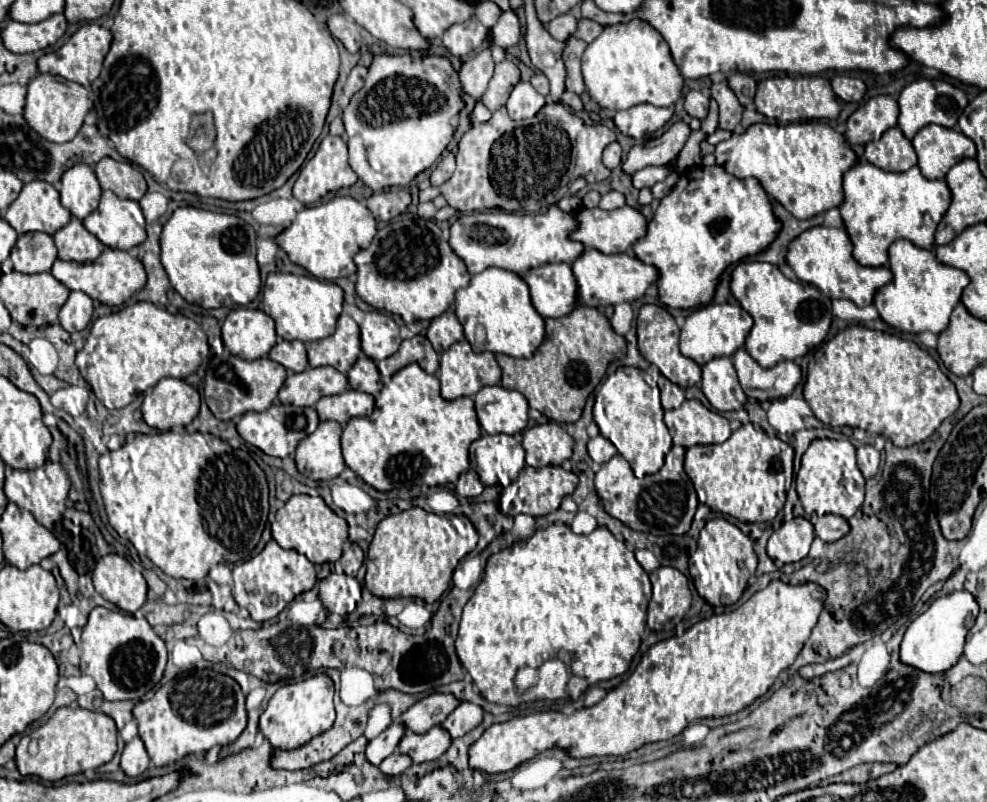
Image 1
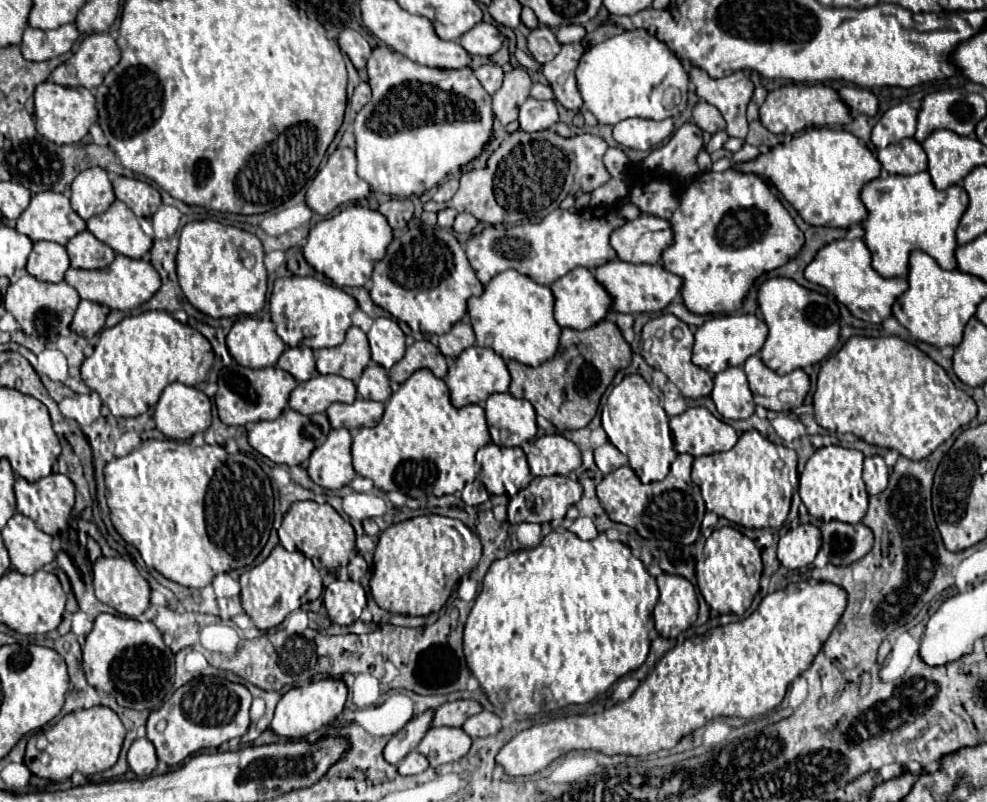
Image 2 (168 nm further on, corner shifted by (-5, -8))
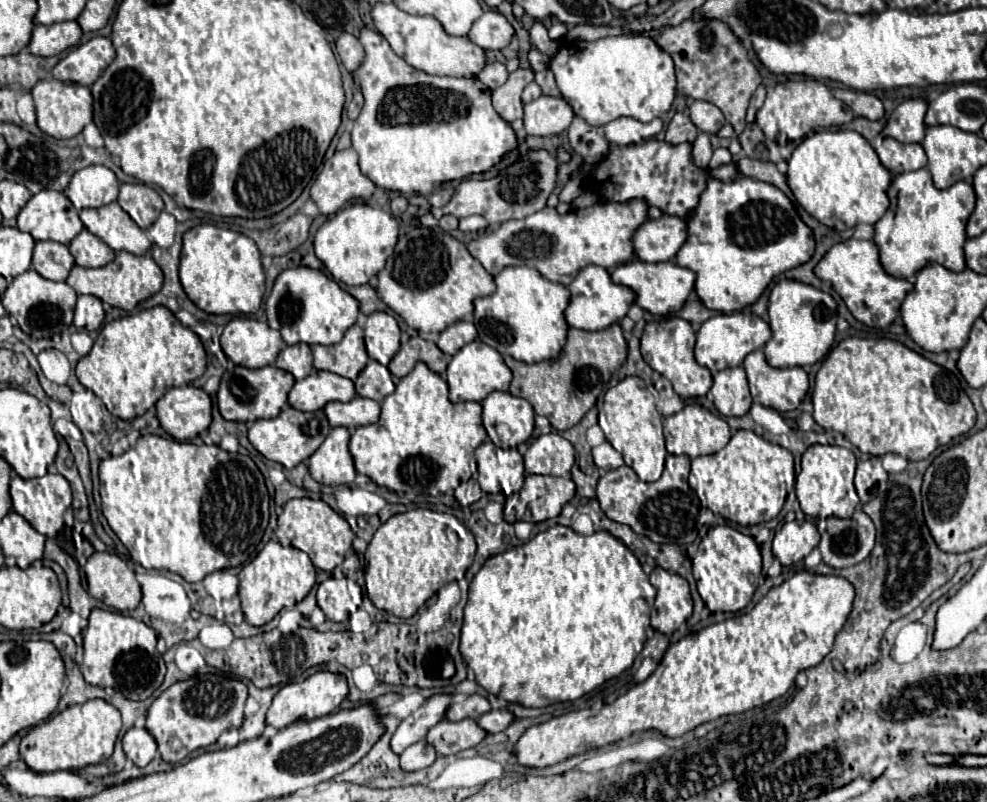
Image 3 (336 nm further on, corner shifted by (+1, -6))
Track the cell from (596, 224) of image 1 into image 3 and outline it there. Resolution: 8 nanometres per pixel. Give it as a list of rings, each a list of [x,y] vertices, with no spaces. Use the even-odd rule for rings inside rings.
[[[662,215],[660,219],[648,219],[634,233],[634,249],[638,259],[648,263],[672,261],[678,249],[688,239],[688,225],[674,215]]]

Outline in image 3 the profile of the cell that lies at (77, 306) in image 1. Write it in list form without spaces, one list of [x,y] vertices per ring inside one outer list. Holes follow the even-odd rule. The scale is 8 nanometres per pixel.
[[[80,295],[76,309],[74,309],[74,325],[78,329],[94,331],[104,321],[104,307],[102,301],[94,295]]]

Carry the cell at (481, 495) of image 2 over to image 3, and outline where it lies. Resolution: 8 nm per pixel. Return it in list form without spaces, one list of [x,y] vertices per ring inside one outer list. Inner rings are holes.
[[[475,478],[461,483],[454,492],[455,498],[461,507],[468,507],[478,501],[483,493]]]

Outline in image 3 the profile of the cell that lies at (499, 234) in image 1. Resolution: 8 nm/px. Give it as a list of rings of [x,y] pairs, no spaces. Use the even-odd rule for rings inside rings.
[[[644,199],[592,205],[568,211],[566,215],[560,215],[556,209],[544,207],[524,219],[502,223],[498,231],[470,241],[468,249],[490,275],[498,275],[508,265],[526,265],[538,269],[546,279],[554,283],[568,285],[586,265],[614,269],[630,261],[636,255],[632,235],[644,221],[648,221],[648,203]]]

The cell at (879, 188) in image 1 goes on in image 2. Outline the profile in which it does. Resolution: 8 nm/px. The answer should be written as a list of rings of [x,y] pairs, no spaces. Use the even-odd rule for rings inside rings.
[[[926,171],[916,173],[916,175],[888,175],[886,179],[876,177],[870,183],[862,187],[860,201],[864,203],[868,217],[862,221],[864,229],[864,243],[872,253],[872,269],[878,271],[882,277],[898,277],[906,275],[908,271],[908,255],[912,249],[920,249],[928,253],[942,269],[956,269],[956,259],[954,259],[954,249],[956,249],[956,227],[962,217],[962,213],[968,207],[968,195],[964,193],[962,201],[962,187],[952,185],[946,191],[938,191],[932,185],[932,179]]]

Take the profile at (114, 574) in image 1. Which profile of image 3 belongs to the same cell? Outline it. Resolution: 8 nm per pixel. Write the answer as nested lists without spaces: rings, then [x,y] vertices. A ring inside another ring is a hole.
[[[94,553],[84,567],[88,593],[116,611],[132,611],[140,603],[134,571],[114,553]]]

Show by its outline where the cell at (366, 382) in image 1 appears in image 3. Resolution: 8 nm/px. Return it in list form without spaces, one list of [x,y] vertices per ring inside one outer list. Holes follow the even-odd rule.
[[[368,361],[356,379],[356,393],[374,401],[384,401],[386,395],[394,393],[394,381],[388,367],[378,361]]]

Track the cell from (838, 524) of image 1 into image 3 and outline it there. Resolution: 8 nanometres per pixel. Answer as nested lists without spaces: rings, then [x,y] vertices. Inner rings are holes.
[[[860,507],[848,519],[820,519],[818,531],[822,561],[836,569],[864,561],[874,549],[874,523]]]

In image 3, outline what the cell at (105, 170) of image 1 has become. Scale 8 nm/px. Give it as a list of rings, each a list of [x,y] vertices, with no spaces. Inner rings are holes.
[[[122,183],[118,203],[140,229],[148,229],[164,211],[162,197],[152,187],[142,183]]]

